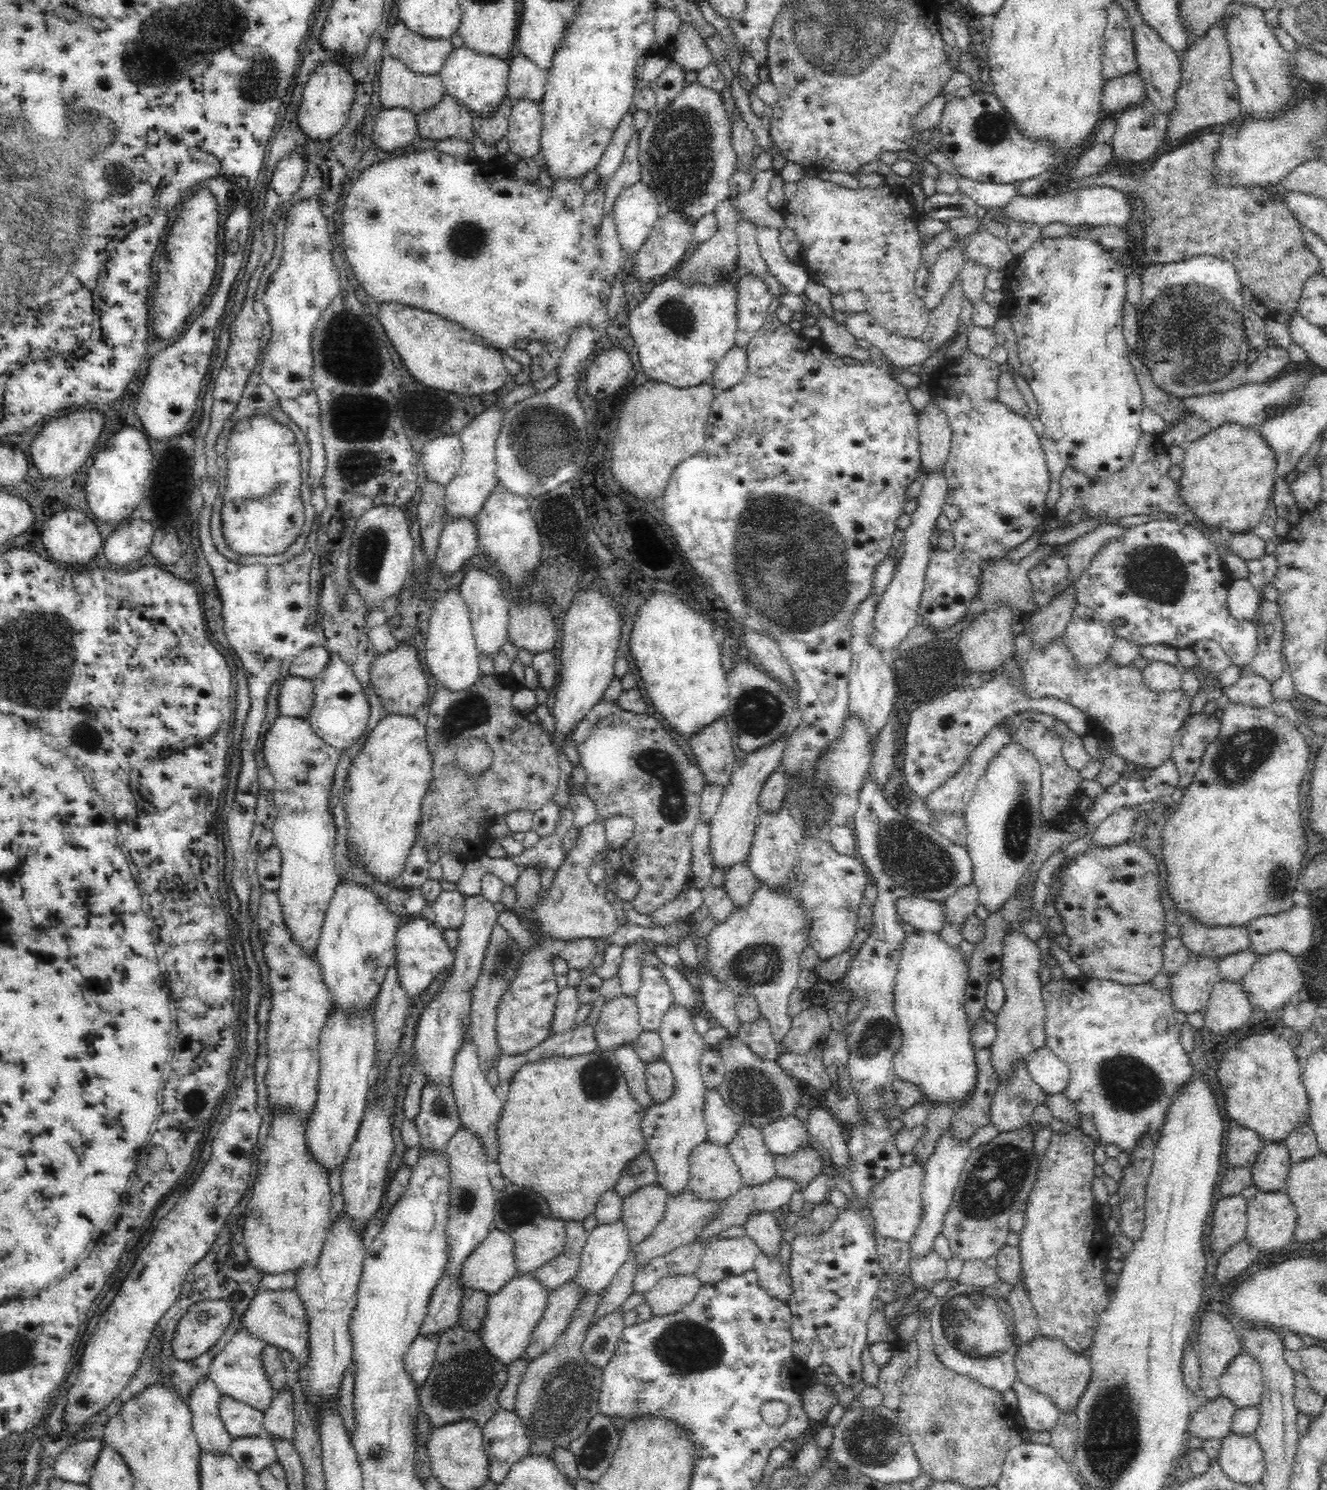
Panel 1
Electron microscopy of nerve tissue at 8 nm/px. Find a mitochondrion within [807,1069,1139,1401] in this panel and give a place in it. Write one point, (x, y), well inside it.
(993, 1181)

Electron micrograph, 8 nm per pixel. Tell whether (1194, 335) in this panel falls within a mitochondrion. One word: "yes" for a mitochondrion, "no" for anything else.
yes

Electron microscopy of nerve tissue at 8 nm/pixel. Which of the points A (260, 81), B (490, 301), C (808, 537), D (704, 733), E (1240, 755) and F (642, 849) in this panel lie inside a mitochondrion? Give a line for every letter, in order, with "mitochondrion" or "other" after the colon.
A: mitochondrion
B: other
C: mitochondrion
D: other
E: mitochondrion
F: other

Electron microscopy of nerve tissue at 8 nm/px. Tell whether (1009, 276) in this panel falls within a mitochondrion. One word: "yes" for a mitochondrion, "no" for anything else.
no

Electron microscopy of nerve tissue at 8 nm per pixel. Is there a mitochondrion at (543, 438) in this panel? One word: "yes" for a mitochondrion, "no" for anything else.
yes

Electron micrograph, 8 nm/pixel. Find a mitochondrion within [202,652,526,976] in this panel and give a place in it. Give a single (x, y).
(459, 719)

